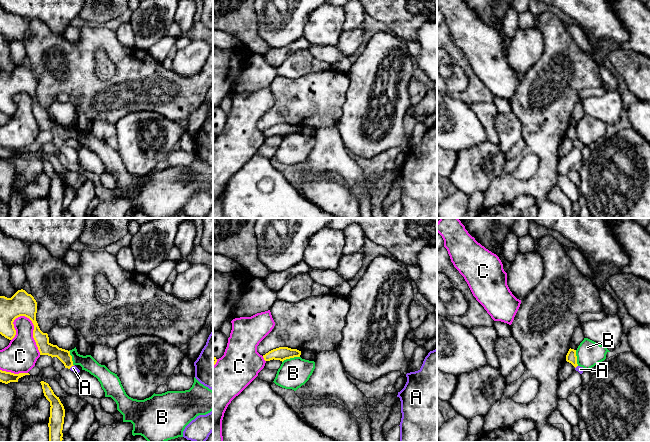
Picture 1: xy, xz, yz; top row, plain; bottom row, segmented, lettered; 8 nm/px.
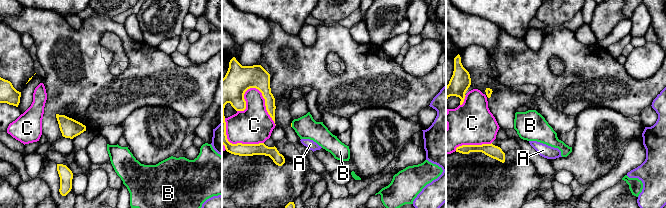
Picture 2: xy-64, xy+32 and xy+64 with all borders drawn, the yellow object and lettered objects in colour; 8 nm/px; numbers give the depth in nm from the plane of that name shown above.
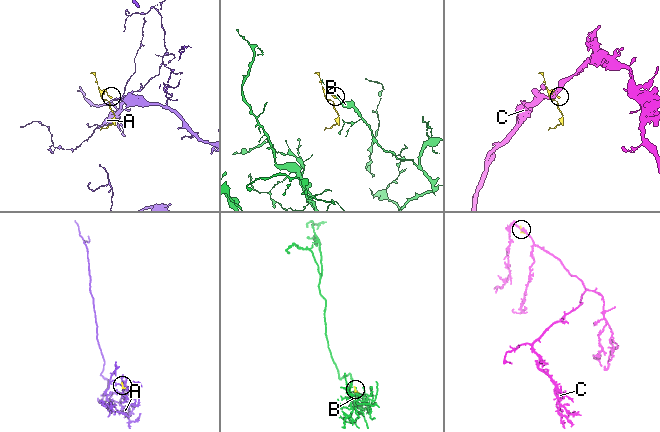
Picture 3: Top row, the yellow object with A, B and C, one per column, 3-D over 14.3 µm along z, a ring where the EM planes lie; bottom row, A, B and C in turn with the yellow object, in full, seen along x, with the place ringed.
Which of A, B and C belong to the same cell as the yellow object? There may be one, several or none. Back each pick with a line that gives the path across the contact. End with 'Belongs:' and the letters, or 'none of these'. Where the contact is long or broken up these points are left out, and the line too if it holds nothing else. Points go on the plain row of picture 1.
A: across xy (46, 124), (58, 128), (71, 142), (73, 144)
Belongs: A

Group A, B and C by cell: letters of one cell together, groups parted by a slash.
A / B / C

